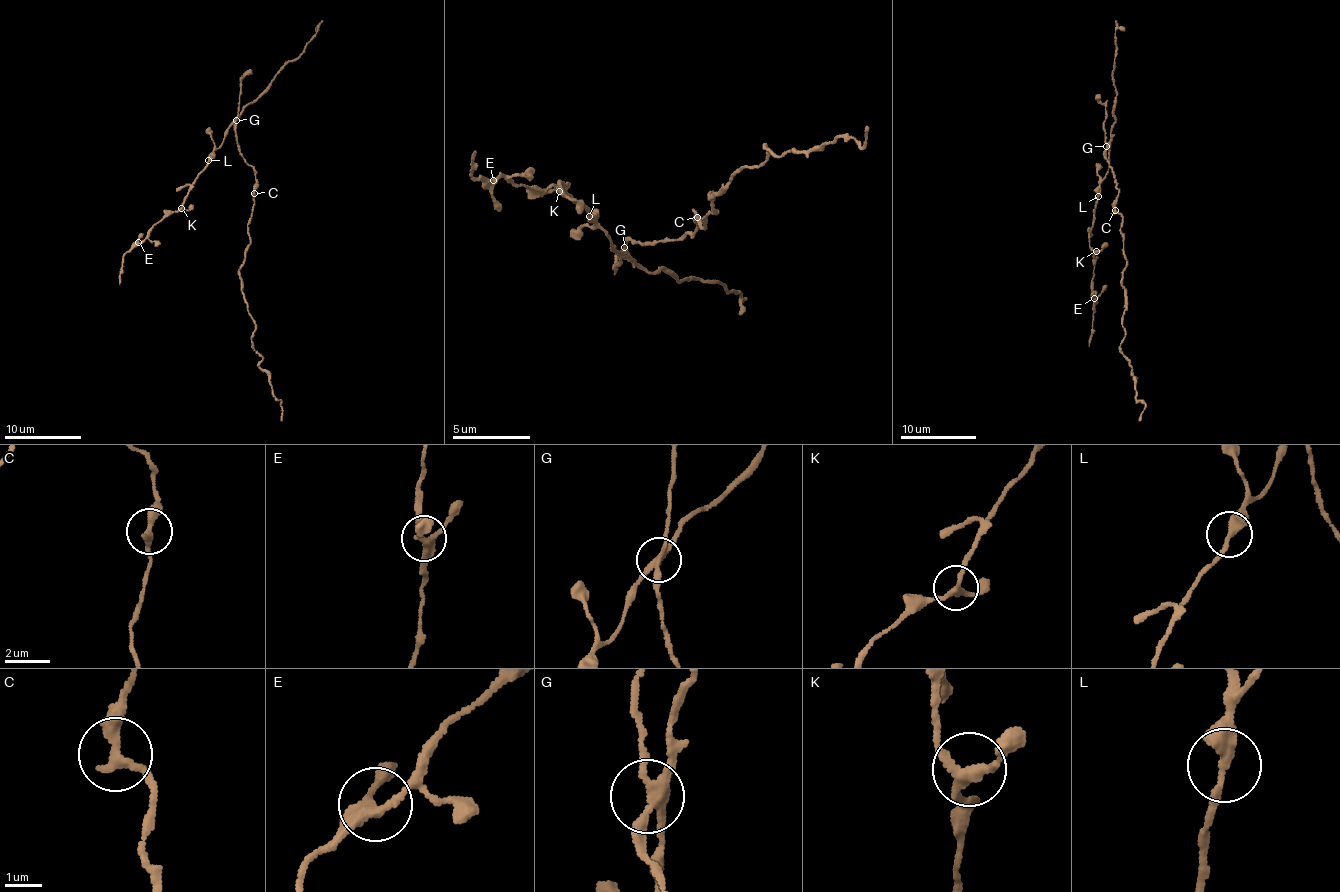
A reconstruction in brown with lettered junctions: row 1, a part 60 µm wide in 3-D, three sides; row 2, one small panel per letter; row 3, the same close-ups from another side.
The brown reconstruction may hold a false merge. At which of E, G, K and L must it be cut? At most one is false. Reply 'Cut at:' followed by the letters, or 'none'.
Cut at: G

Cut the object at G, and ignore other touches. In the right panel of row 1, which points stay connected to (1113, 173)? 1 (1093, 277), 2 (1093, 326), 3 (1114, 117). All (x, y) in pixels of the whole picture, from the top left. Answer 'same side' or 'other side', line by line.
1: other side
2: other side
3: other side

